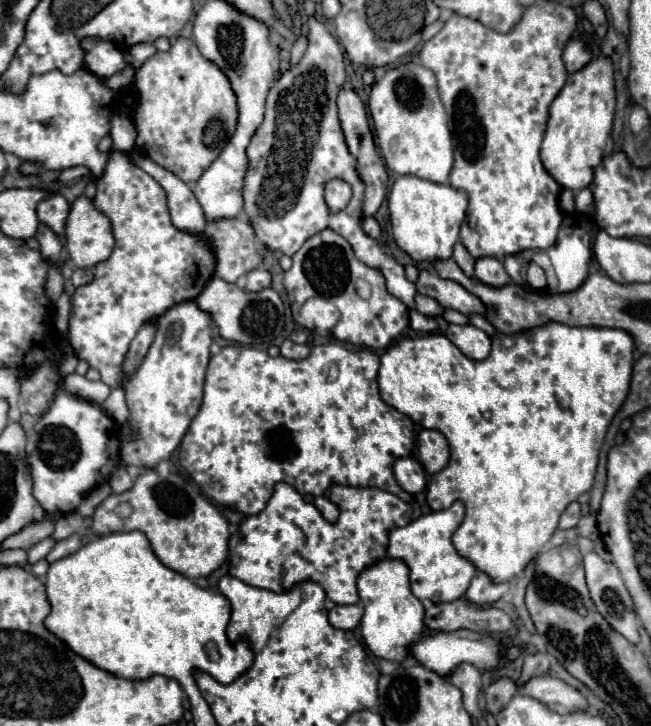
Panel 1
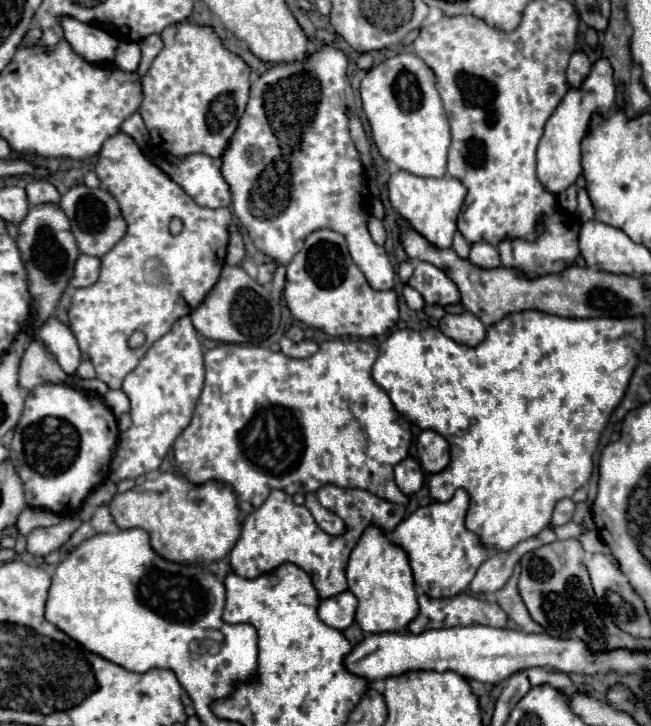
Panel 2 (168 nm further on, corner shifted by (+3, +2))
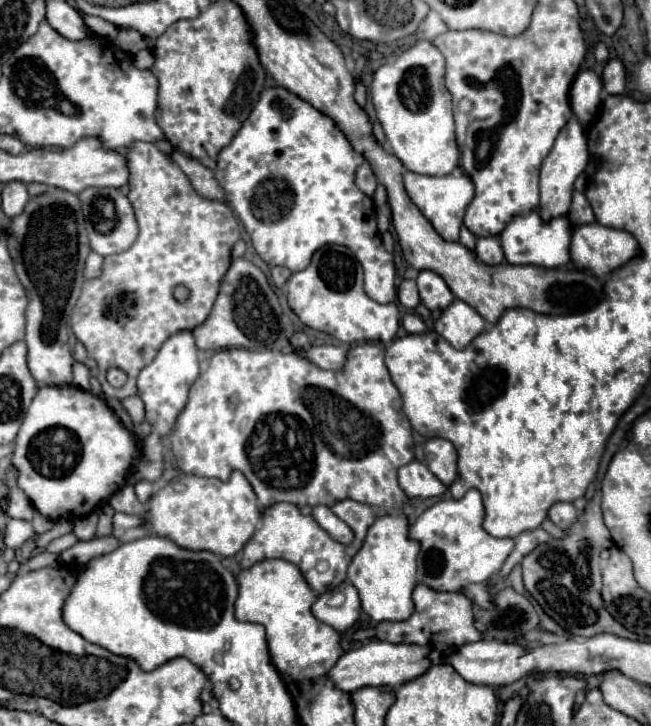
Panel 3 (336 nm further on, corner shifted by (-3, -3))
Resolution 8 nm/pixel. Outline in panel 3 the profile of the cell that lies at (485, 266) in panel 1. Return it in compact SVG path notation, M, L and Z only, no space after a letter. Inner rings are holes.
M481 237L477 239L477 249L475 249L475 255L487 263L487 265L499 265L505 261L505 255L503 255L503 249L499 245L499 241L495 241L497 237Z

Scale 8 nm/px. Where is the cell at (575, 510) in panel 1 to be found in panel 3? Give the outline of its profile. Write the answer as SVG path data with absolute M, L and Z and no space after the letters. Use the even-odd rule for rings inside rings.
M555 503L551 509L549 509L549 519L561 527L561 529L569 529L573 523L575 523L575 517L577 517L577 509L573 507L573 503Z

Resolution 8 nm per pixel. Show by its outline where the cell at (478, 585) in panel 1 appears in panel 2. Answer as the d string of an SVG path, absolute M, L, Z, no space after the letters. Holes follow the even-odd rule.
M545 528L537 536L517 544L515 548L511 548L509 552L495 550L489 556L489 560L485 560L481 564L481 568L477 570L477 574L475 574L475 578L473 578L471 586L469 586L471 592L475 592L475 594L479 594L479 592L497 592L499 588L505 586L505 582L513 574L513 570L507 570L509 566L513 568L525 552L529 552L533 548L539 548L543 544L549 544L553 540L555 540L555 534L549 528Z

